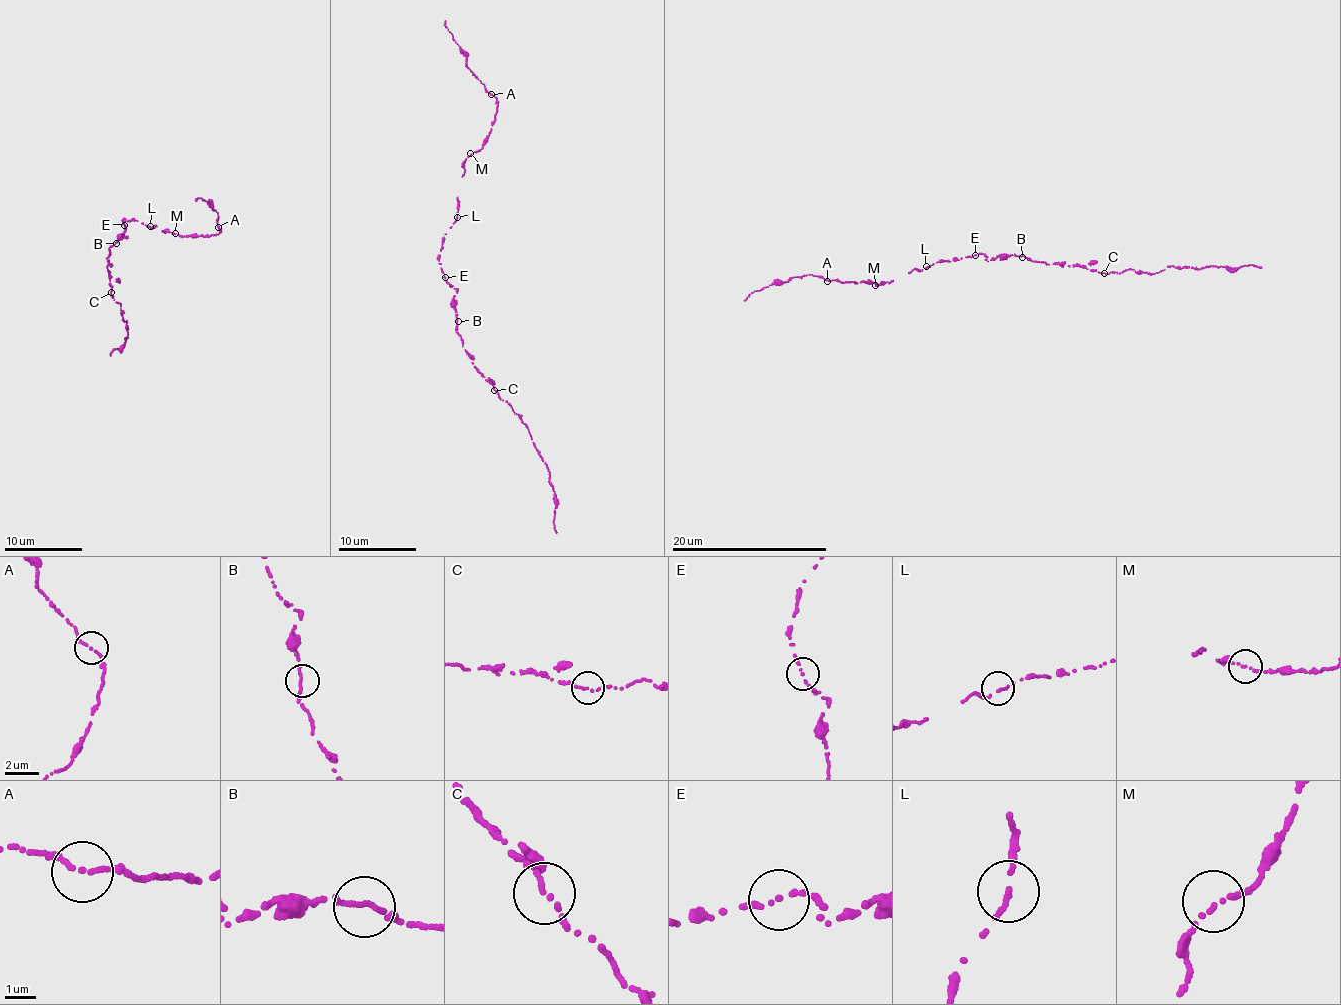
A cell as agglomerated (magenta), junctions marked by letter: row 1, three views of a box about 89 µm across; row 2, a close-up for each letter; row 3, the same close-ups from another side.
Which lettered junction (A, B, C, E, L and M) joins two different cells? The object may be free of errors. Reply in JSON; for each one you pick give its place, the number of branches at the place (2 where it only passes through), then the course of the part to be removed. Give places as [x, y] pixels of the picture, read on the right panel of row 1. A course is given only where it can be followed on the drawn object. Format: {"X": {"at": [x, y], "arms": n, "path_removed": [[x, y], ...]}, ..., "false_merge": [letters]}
{"false_merge": []}

